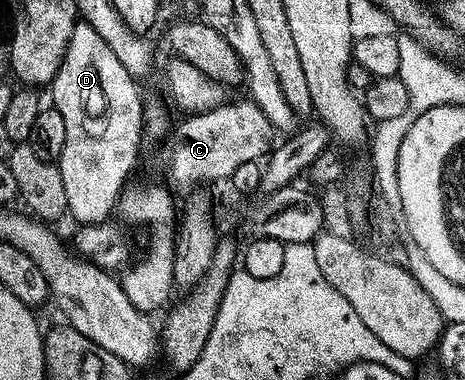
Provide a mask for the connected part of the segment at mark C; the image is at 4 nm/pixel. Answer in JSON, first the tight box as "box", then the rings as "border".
{"box":[160,97,276,193],"border":[[[246,97],[235,103],[227,101],[211,111],[187,114],[183,119],[186,120],[175,131],[173,128],[160,143],[165,182],[175,192],[186,193],[204,185],[200,183],[214,183],[217,179],[229,180],[237,167],[245,162],[261,160],[276,143],[272,121],[264,115],[260,105]]]}

